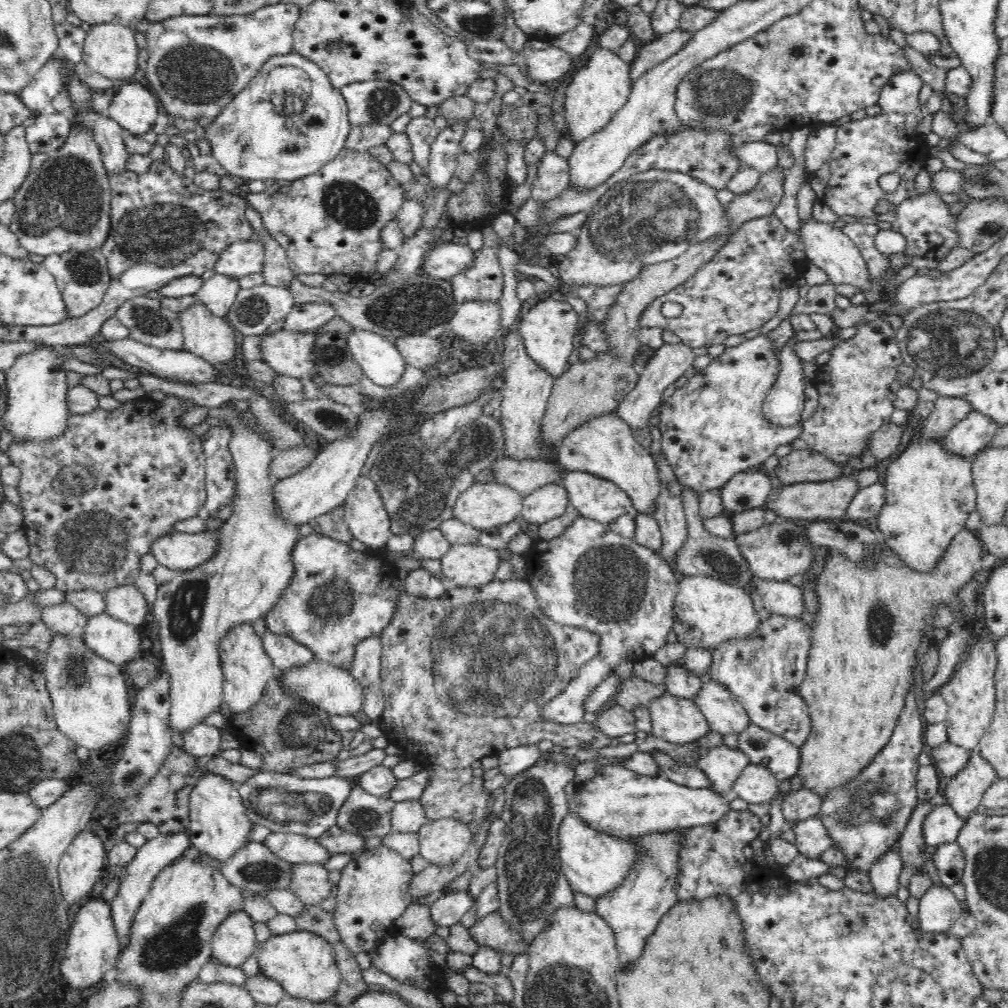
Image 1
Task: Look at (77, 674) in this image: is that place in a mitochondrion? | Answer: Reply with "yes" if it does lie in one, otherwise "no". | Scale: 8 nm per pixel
yes

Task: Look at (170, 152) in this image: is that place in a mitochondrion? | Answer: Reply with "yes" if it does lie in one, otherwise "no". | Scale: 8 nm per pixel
no

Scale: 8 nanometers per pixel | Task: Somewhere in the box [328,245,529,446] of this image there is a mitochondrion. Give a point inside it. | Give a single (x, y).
(412, 308)

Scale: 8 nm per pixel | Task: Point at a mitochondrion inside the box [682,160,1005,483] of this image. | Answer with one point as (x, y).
(950, 342)

